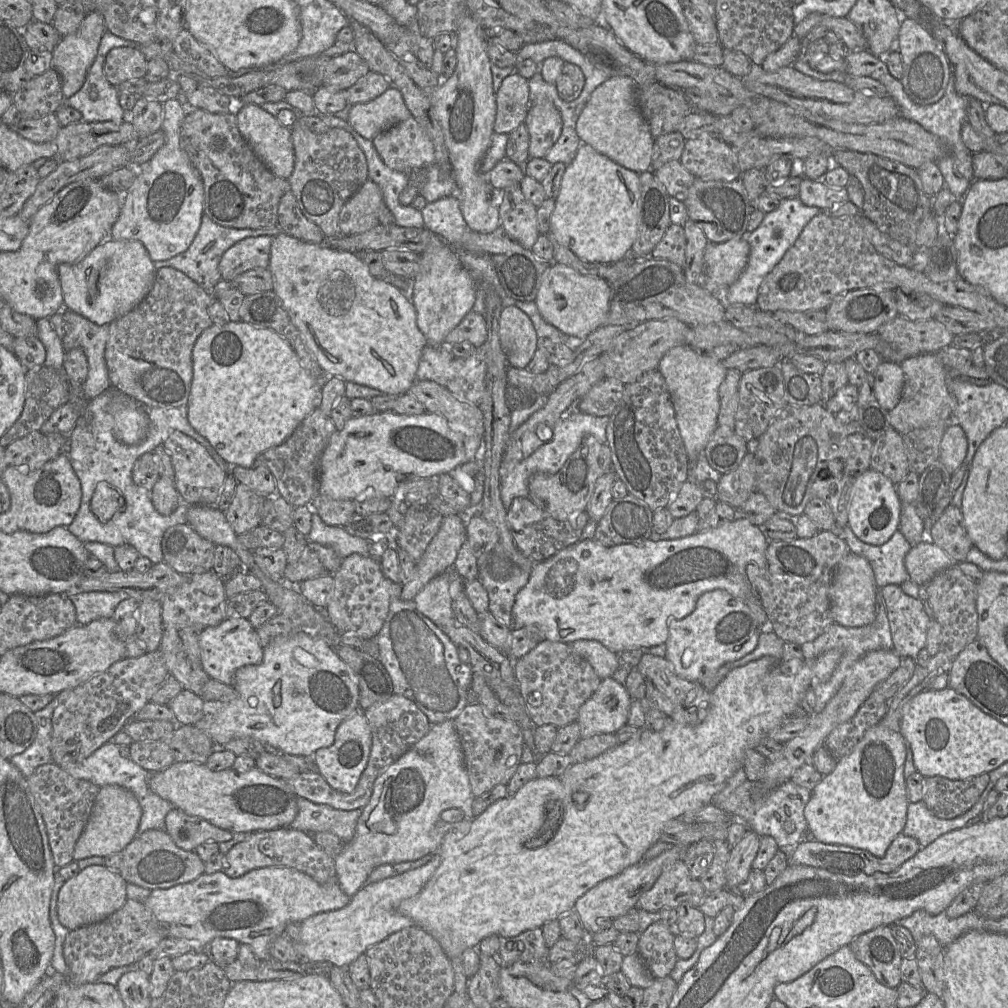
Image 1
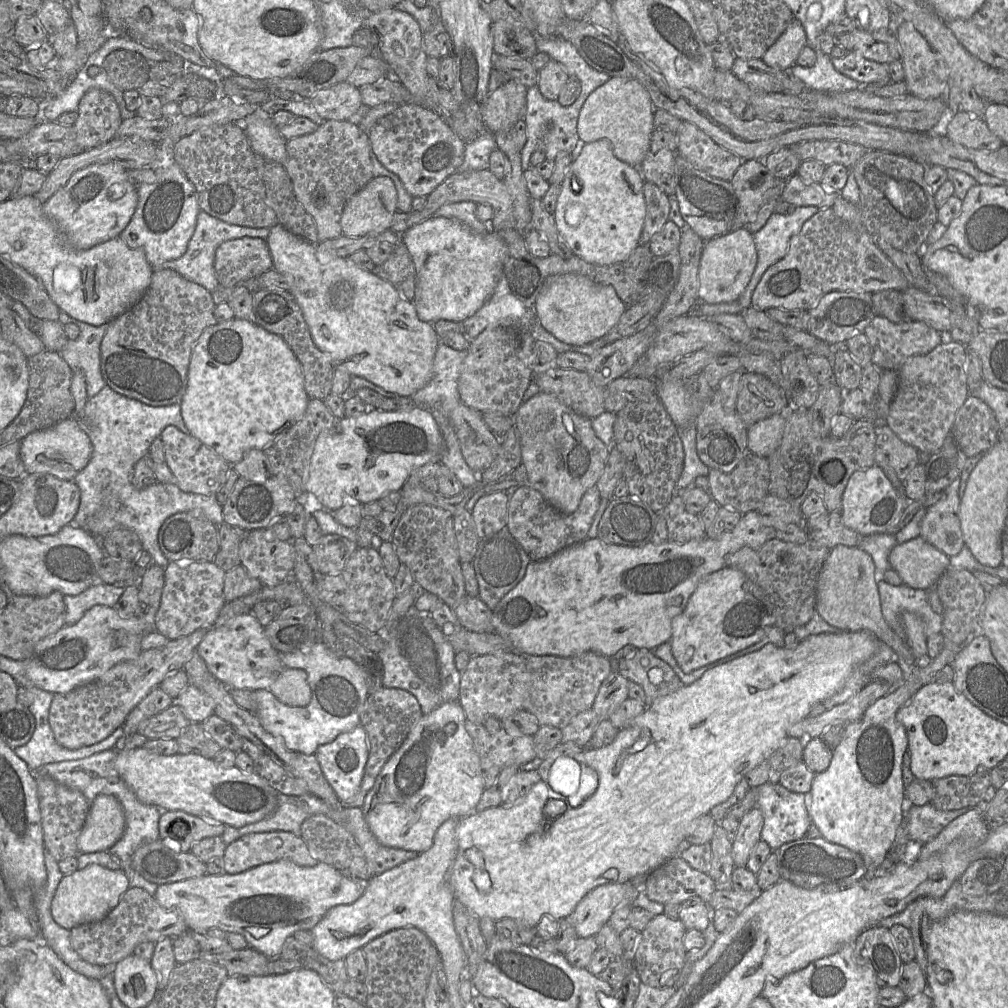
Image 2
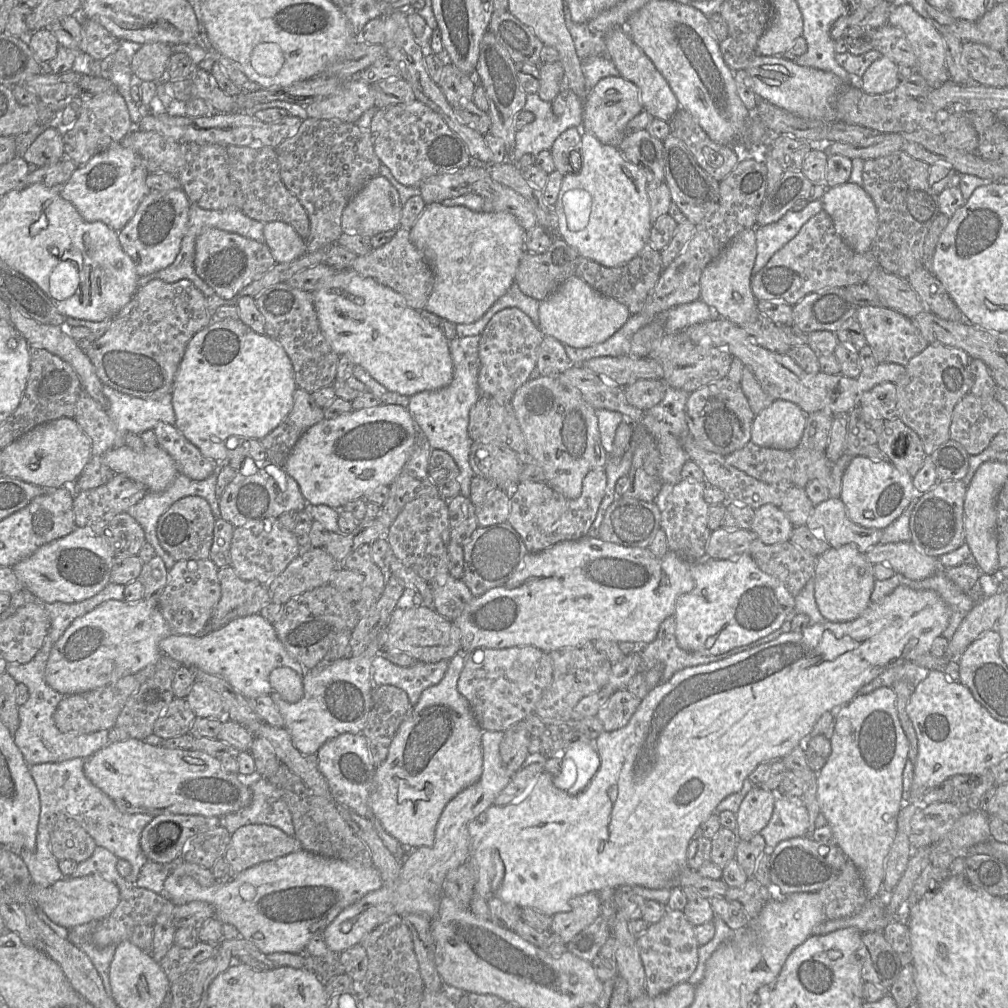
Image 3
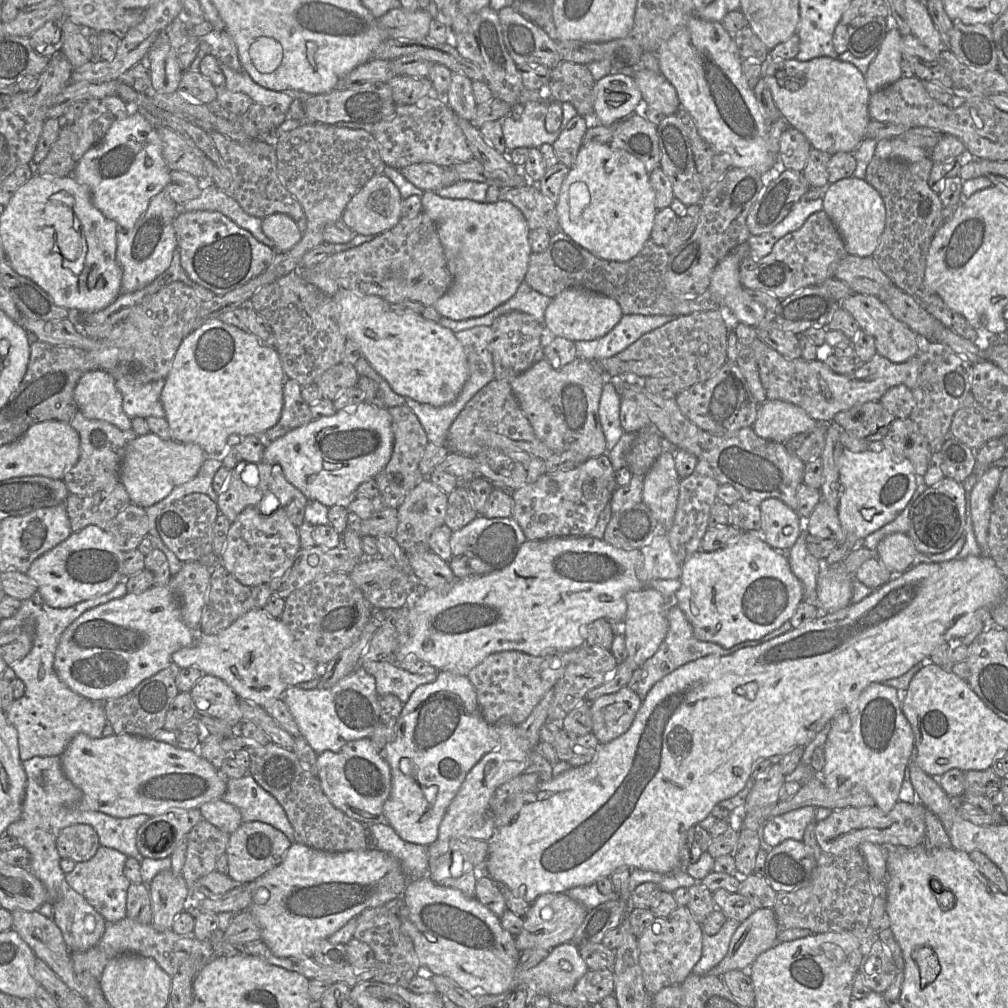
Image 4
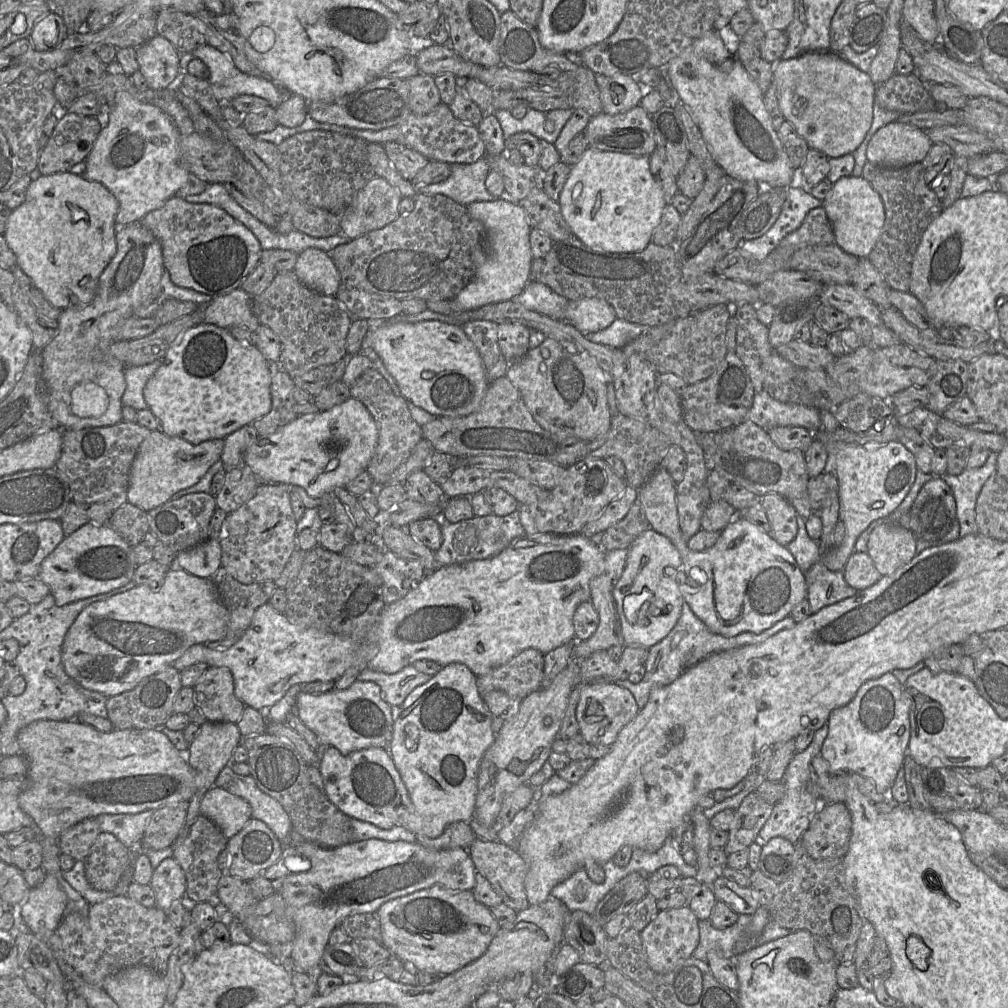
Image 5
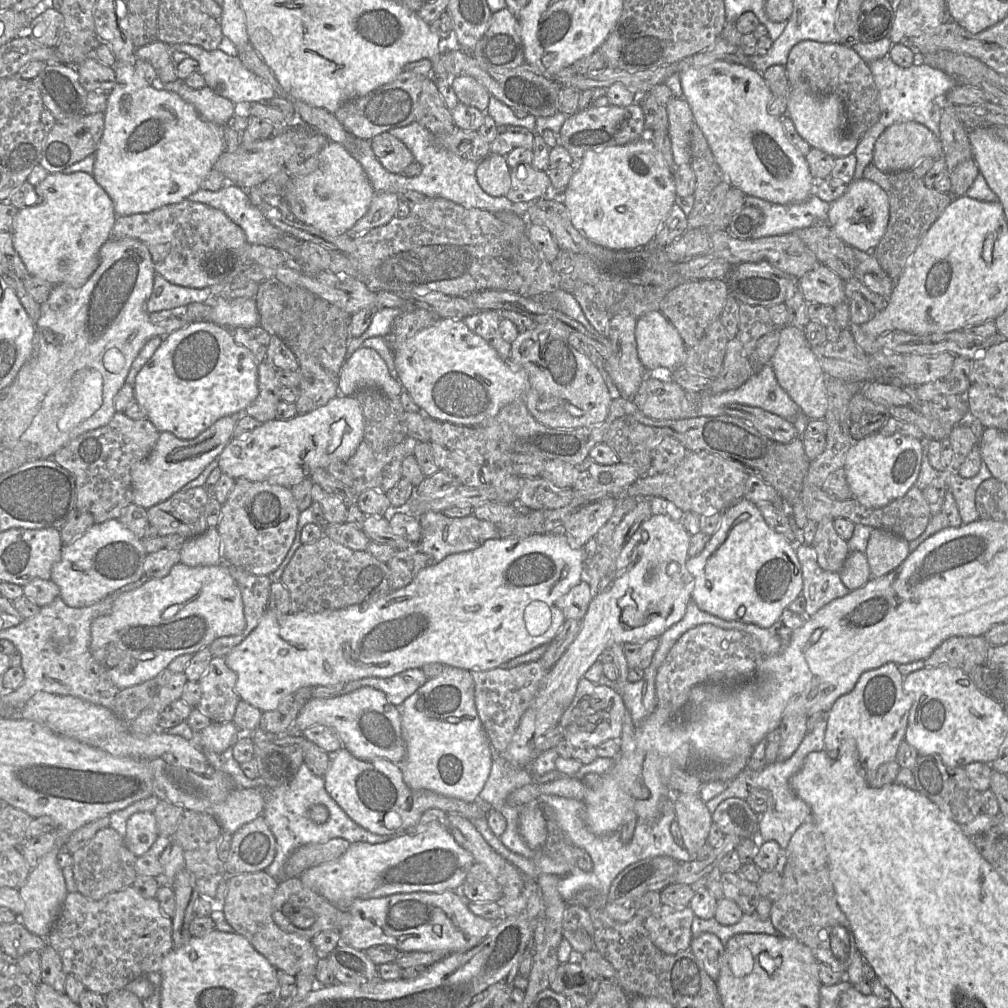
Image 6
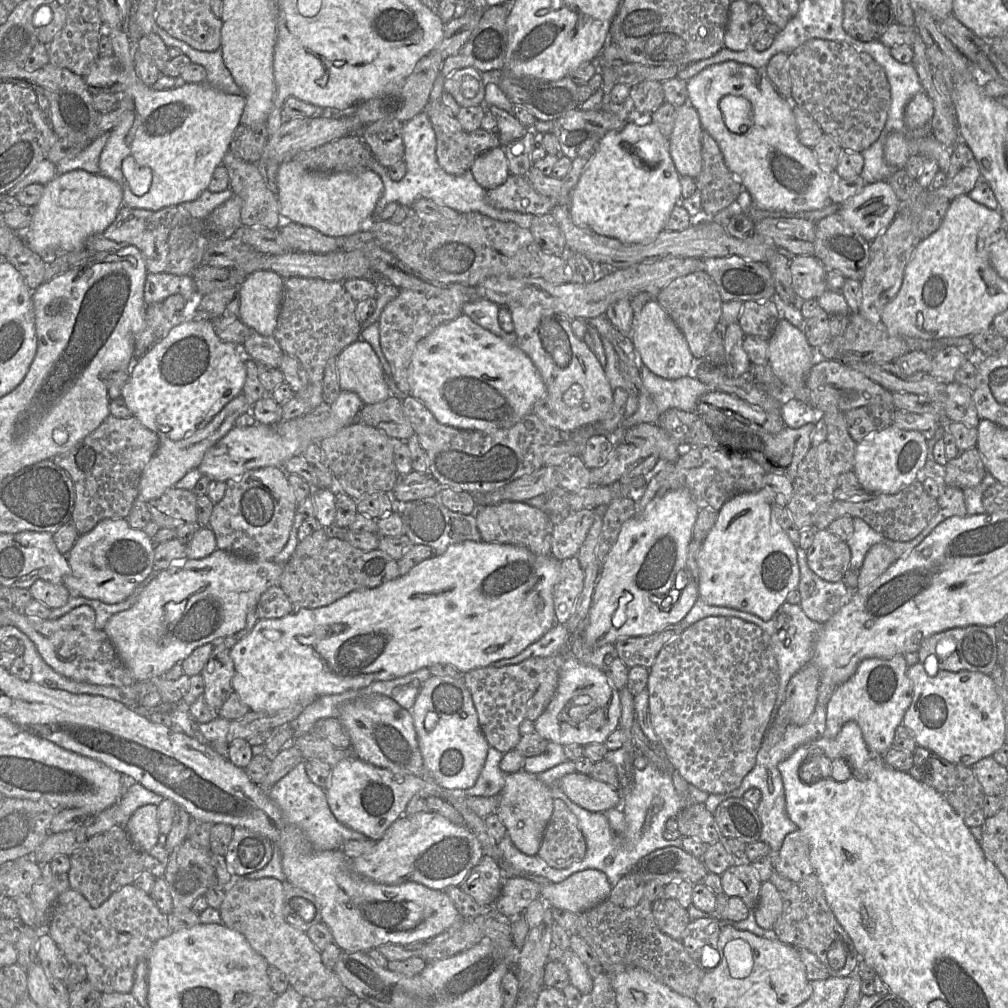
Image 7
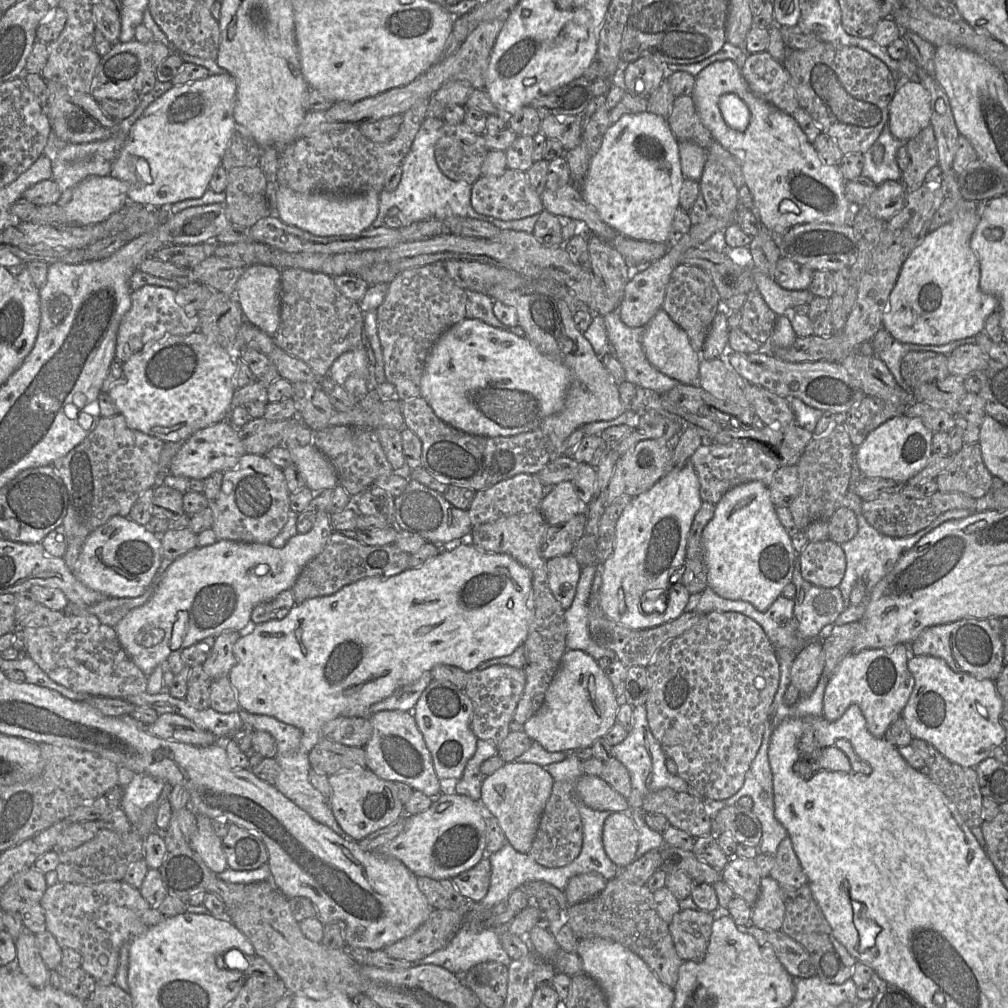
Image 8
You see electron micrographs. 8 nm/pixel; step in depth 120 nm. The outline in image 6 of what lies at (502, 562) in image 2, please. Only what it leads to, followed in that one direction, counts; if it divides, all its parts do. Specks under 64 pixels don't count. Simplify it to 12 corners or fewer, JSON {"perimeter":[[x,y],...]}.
{"perimeter":[[474,515],[418,516],[418,550],[438,563],[500,538]]}

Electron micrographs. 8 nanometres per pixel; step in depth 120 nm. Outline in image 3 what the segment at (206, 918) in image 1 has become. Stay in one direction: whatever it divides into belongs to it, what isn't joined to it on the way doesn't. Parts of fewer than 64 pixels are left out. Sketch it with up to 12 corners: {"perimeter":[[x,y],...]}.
{"perimeter":[[302,848],[203,887],[203,901],[264,954],[300,954],[382,885],[374,865]]}

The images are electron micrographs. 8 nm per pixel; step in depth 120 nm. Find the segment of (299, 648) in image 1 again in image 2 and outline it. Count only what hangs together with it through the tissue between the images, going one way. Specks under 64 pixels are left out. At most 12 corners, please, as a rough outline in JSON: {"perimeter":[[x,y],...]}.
{"perimeter":[[321,640],[279,654],[306,672],[311,701],[254,691],[254,714],[289,750],[312,755],[360,725],[369,691],[353,660]]}

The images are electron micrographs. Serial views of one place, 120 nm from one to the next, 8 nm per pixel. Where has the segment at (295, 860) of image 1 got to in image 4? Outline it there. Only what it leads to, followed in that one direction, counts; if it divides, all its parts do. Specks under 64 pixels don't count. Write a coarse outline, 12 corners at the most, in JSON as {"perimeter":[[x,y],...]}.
{"perimeter":[[242,822],[226,848],[228,876],[248,884],[277,866],[292,842]]}

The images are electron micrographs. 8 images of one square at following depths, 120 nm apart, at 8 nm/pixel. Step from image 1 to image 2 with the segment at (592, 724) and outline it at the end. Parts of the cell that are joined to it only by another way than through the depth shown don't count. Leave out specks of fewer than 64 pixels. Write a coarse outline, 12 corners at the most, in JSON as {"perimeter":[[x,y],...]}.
{"perimeter":[[618,671],[604,679],[592,704],[609,720],[628,698],[629,680]]}

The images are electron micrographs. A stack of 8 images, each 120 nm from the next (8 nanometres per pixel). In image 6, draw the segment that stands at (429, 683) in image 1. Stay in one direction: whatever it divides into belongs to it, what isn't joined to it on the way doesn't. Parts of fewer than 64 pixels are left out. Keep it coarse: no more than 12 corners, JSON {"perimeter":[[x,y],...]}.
{"perimeter":[[421,668],[387,678],[349,681],[340,694],[364,686],[396,707],[428,680]]}

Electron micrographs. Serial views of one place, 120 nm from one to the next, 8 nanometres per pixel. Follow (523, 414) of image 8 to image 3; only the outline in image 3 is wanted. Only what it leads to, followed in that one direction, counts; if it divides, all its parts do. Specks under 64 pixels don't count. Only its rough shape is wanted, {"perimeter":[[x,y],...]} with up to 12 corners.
{"perimeter":[[351,269],[312,292],[321,332],[387,390],[453,378],[449,341]]}

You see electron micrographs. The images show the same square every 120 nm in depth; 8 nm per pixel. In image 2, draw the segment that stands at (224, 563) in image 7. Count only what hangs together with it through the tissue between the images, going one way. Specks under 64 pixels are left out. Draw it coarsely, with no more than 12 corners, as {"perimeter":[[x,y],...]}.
{"perimeter":[[95,605],[40,641],[35,686],[64,694],[138,658],[152,630]]}

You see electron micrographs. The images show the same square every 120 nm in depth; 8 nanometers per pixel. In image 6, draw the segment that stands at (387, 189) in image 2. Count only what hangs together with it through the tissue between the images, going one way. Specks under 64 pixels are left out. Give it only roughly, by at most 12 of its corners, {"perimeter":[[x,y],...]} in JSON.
{"perimeter":[[375,192],[367,213],[347,232],[355,238],[388,223],[397,194]]}

